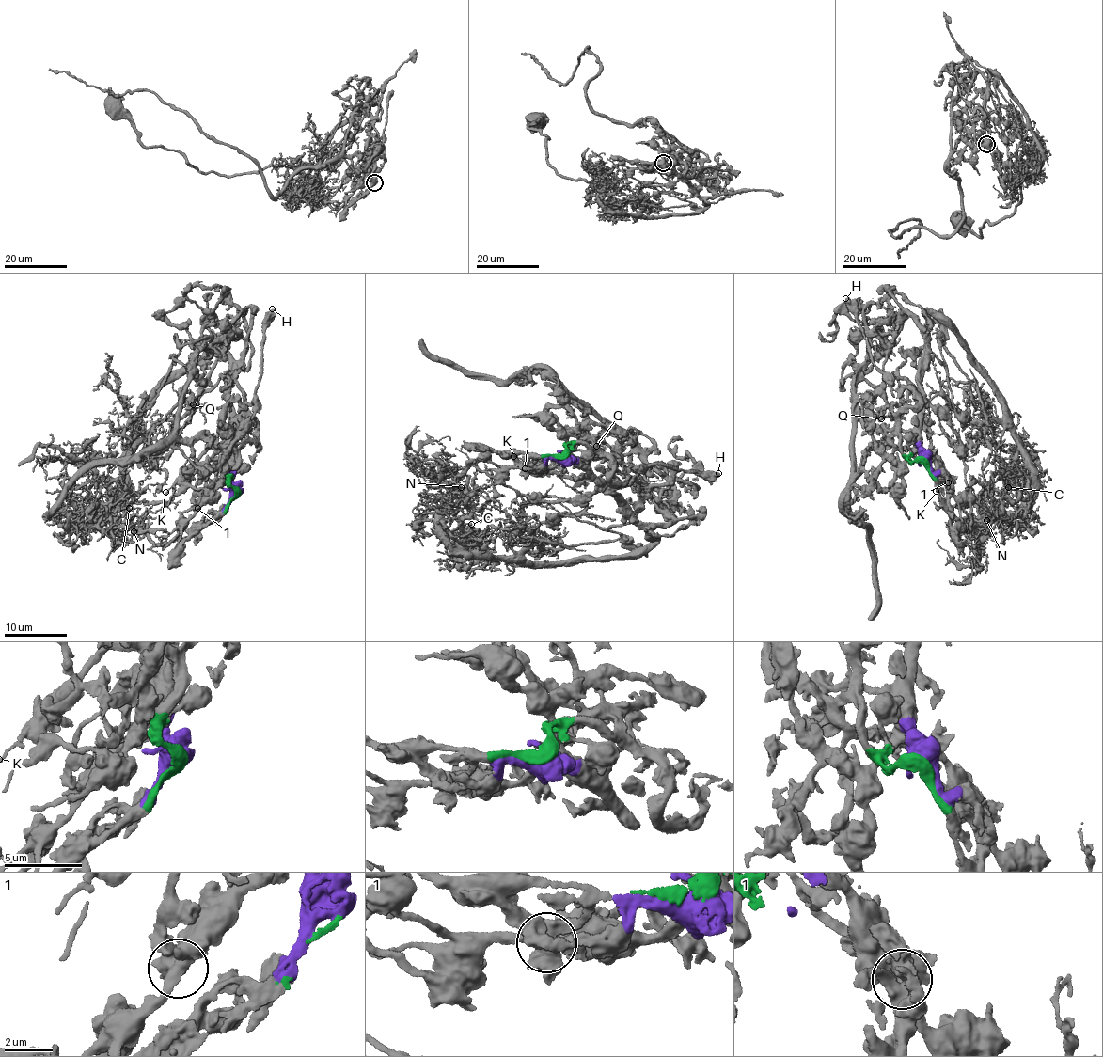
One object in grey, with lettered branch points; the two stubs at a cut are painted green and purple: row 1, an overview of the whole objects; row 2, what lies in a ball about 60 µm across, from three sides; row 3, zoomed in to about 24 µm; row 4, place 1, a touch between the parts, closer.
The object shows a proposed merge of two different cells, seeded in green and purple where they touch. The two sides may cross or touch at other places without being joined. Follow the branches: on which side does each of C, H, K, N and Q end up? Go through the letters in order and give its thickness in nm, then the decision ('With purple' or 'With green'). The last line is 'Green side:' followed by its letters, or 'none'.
C: Thickness 200 nm. With purple
H: Thickness 600 nm. With purple
K: Thickness 190 nm. With purple
N: Thickness 190 nm. With purple
Q: Thickness 500 nm. With green
Green side: Q

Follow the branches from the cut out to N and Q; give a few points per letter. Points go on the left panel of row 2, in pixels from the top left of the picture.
N: (238, 492), (228, 475), (211, 486), (193, 513), (172, 532), (158, 536), (146, 530), (125, 532), (133, 530)
Q: (238, 492), (229, 484), (234, 451), (207, 433), (177, 434), (192, 355), (181, 390), (193, 405)

